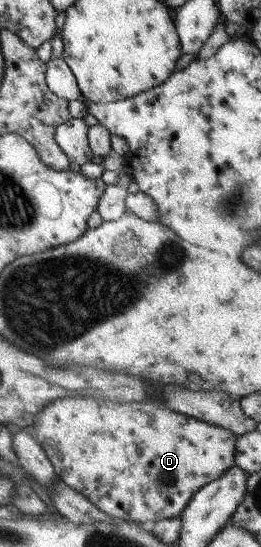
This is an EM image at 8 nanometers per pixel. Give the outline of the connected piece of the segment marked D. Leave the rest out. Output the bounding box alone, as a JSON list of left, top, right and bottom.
[29,395,236,524]

